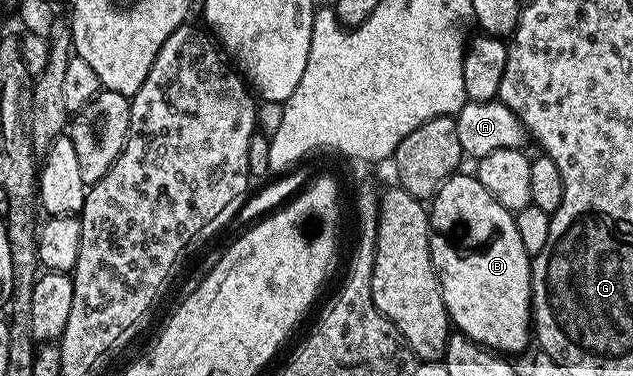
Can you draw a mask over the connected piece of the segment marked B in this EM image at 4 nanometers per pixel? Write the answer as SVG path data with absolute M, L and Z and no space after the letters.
M458 171L448 177L437 194L431 198L429 210L429 246L431 259L441 284L443 303L449 312L452 328L470 337L475 343L501 355L521 353L531 345L531 310L533 288L531 287L531 255L519 239L517 218L503 207L477 181L476 176Z

